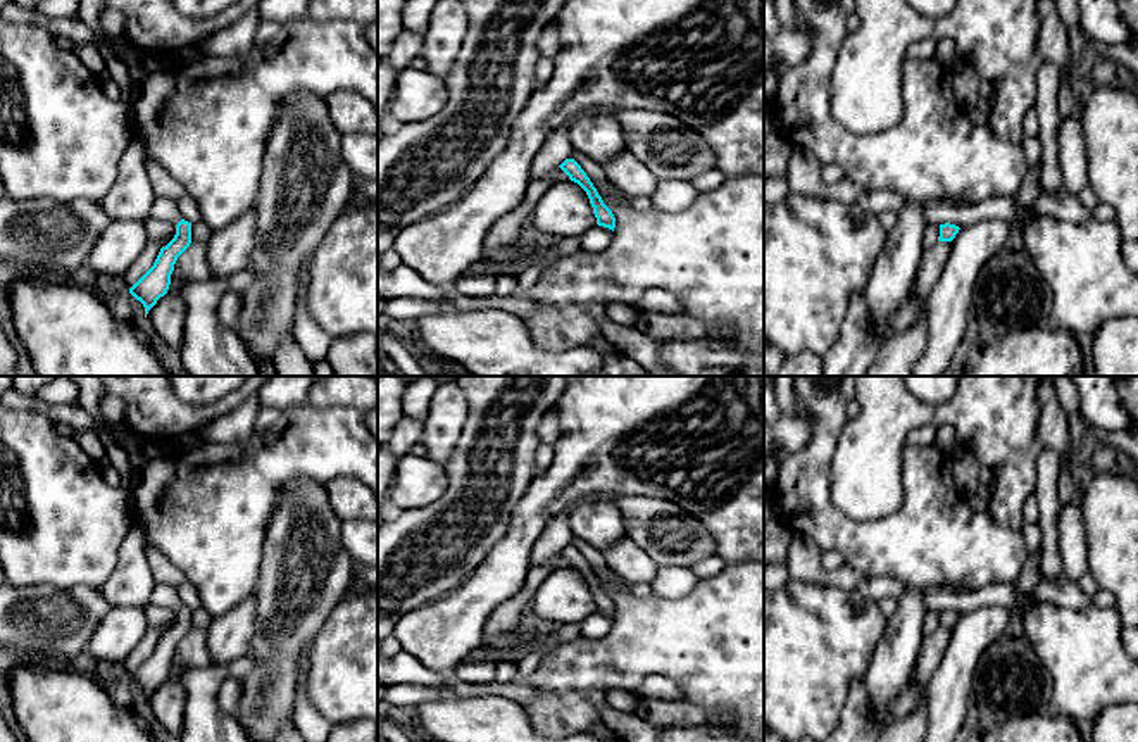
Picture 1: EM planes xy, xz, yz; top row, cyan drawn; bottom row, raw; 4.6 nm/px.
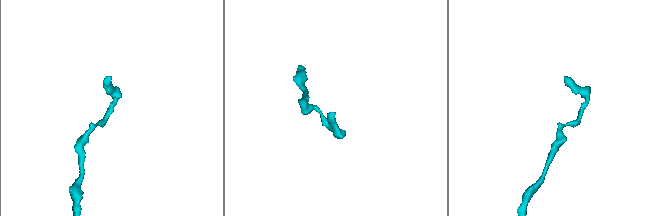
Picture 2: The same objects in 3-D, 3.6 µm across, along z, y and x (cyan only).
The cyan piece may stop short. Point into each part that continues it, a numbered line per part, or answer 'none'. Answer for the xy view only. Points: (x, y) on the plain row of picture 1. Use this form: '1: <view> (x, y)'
1: xy (164, 596)

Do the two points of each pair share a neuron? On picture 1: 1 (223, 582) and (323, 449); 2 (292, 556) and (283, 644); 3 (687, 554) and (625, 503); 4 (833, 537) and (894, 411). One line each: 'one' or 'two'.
1: one
2: one
3: one
4: two

